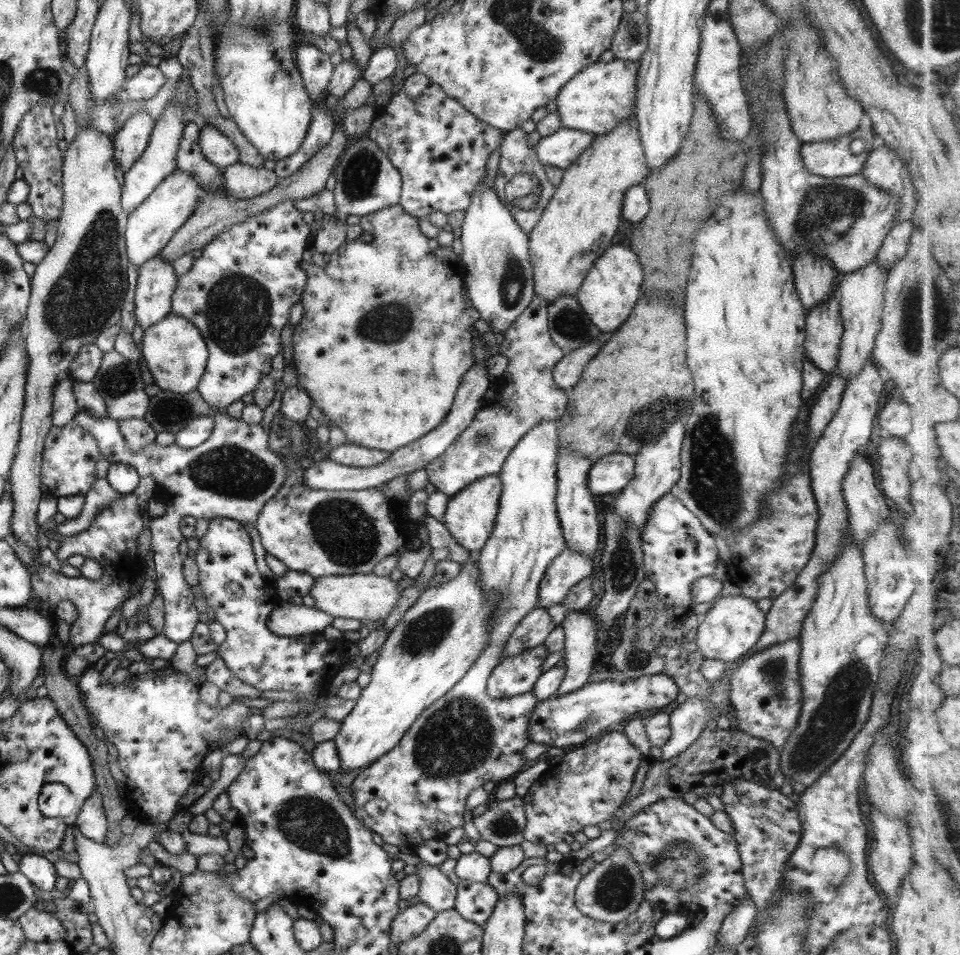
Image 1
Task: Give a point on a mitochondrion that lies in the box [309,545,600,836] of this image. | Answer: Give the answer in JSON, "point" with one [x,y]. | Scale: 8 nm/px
{"point":[454,740]}

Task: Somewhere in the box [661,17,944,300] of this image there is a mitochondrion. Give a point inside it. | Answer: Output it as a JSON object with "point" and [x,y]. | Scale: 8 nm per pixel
{"point":[827,210]}

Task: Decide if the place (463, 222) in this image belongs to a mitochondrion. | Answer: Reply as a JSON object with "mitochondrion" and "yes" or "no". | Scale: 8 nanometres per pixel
{"mitochondrion":"no"}

